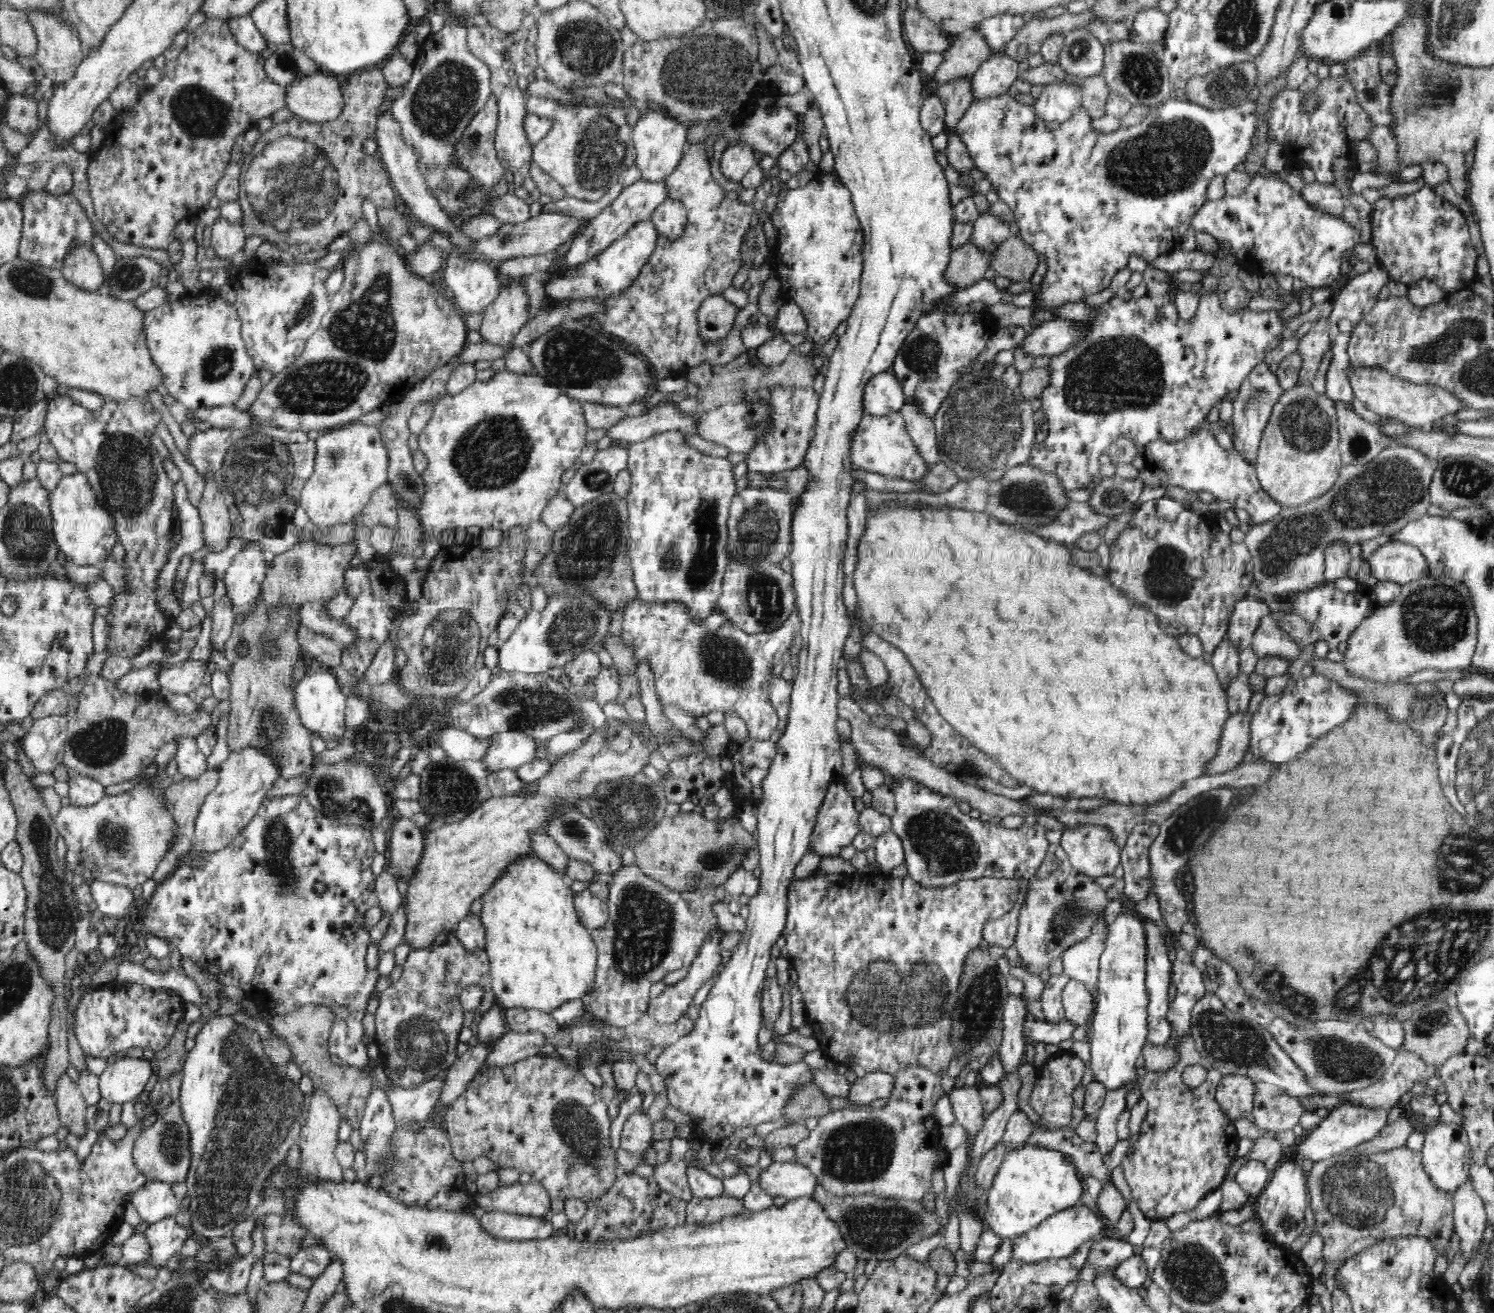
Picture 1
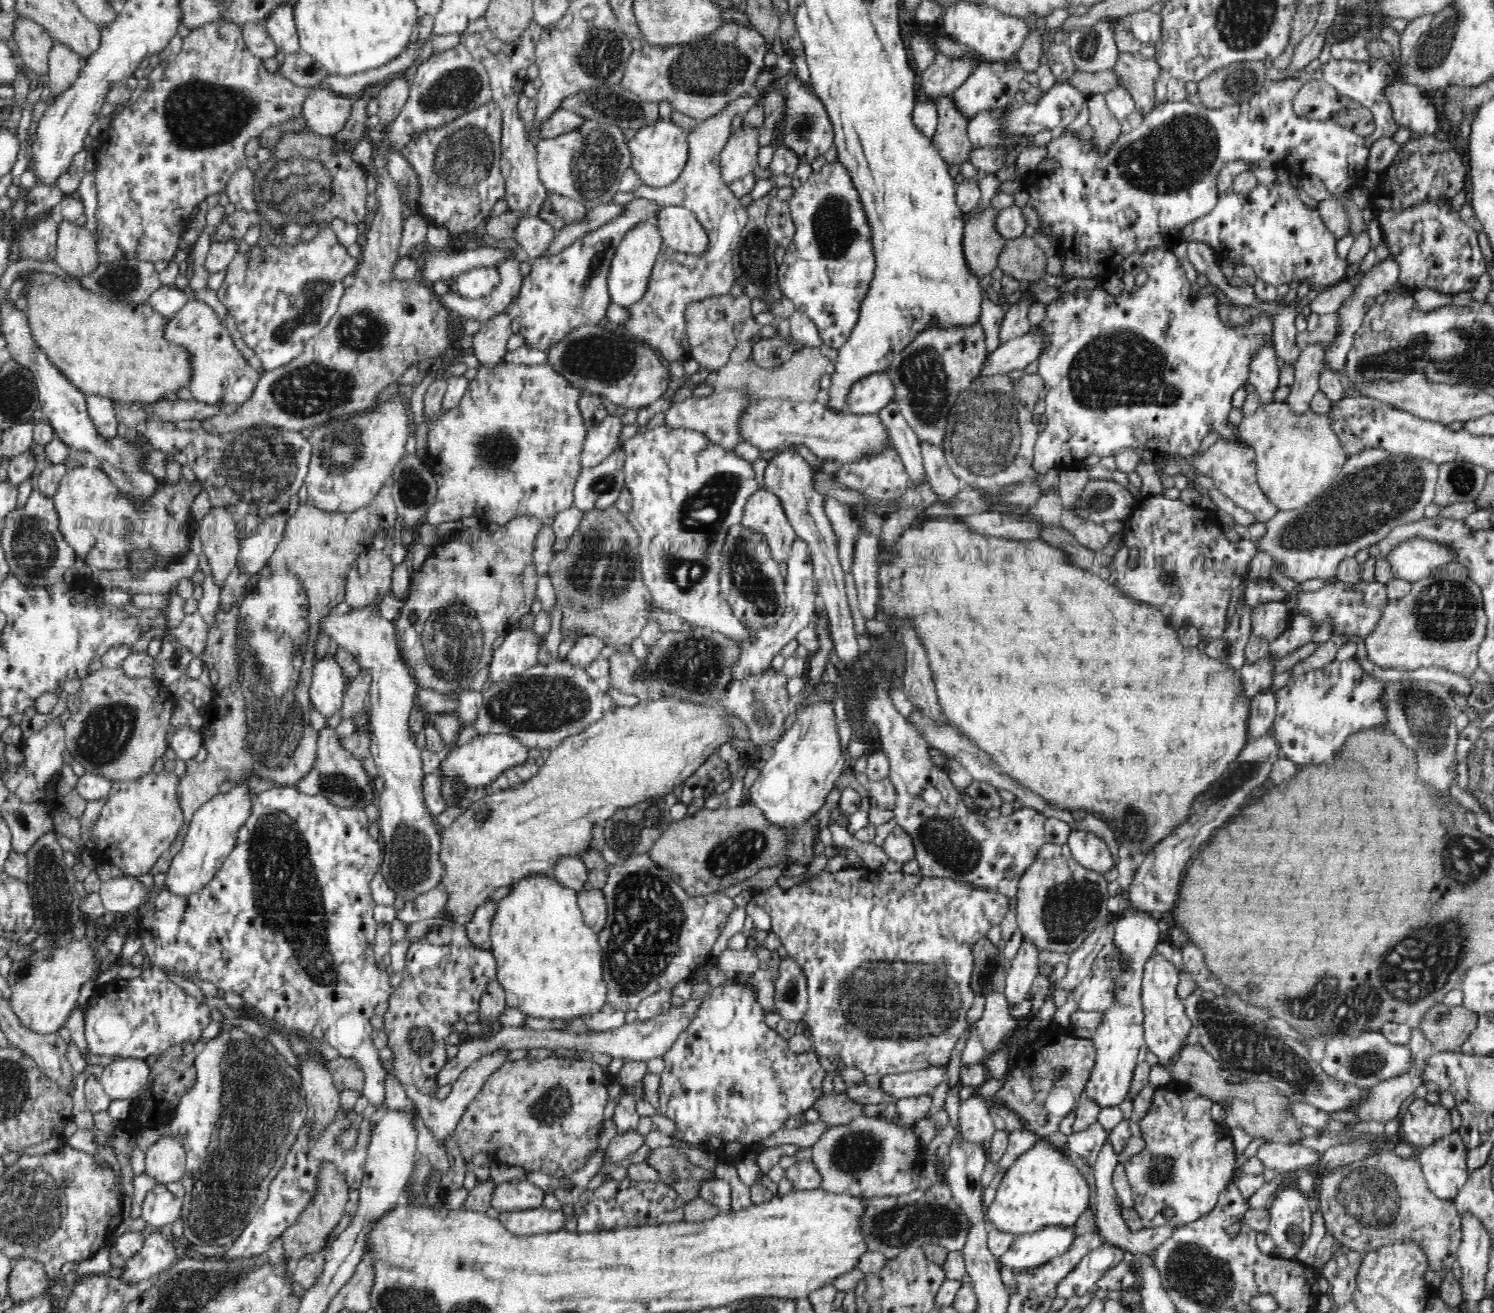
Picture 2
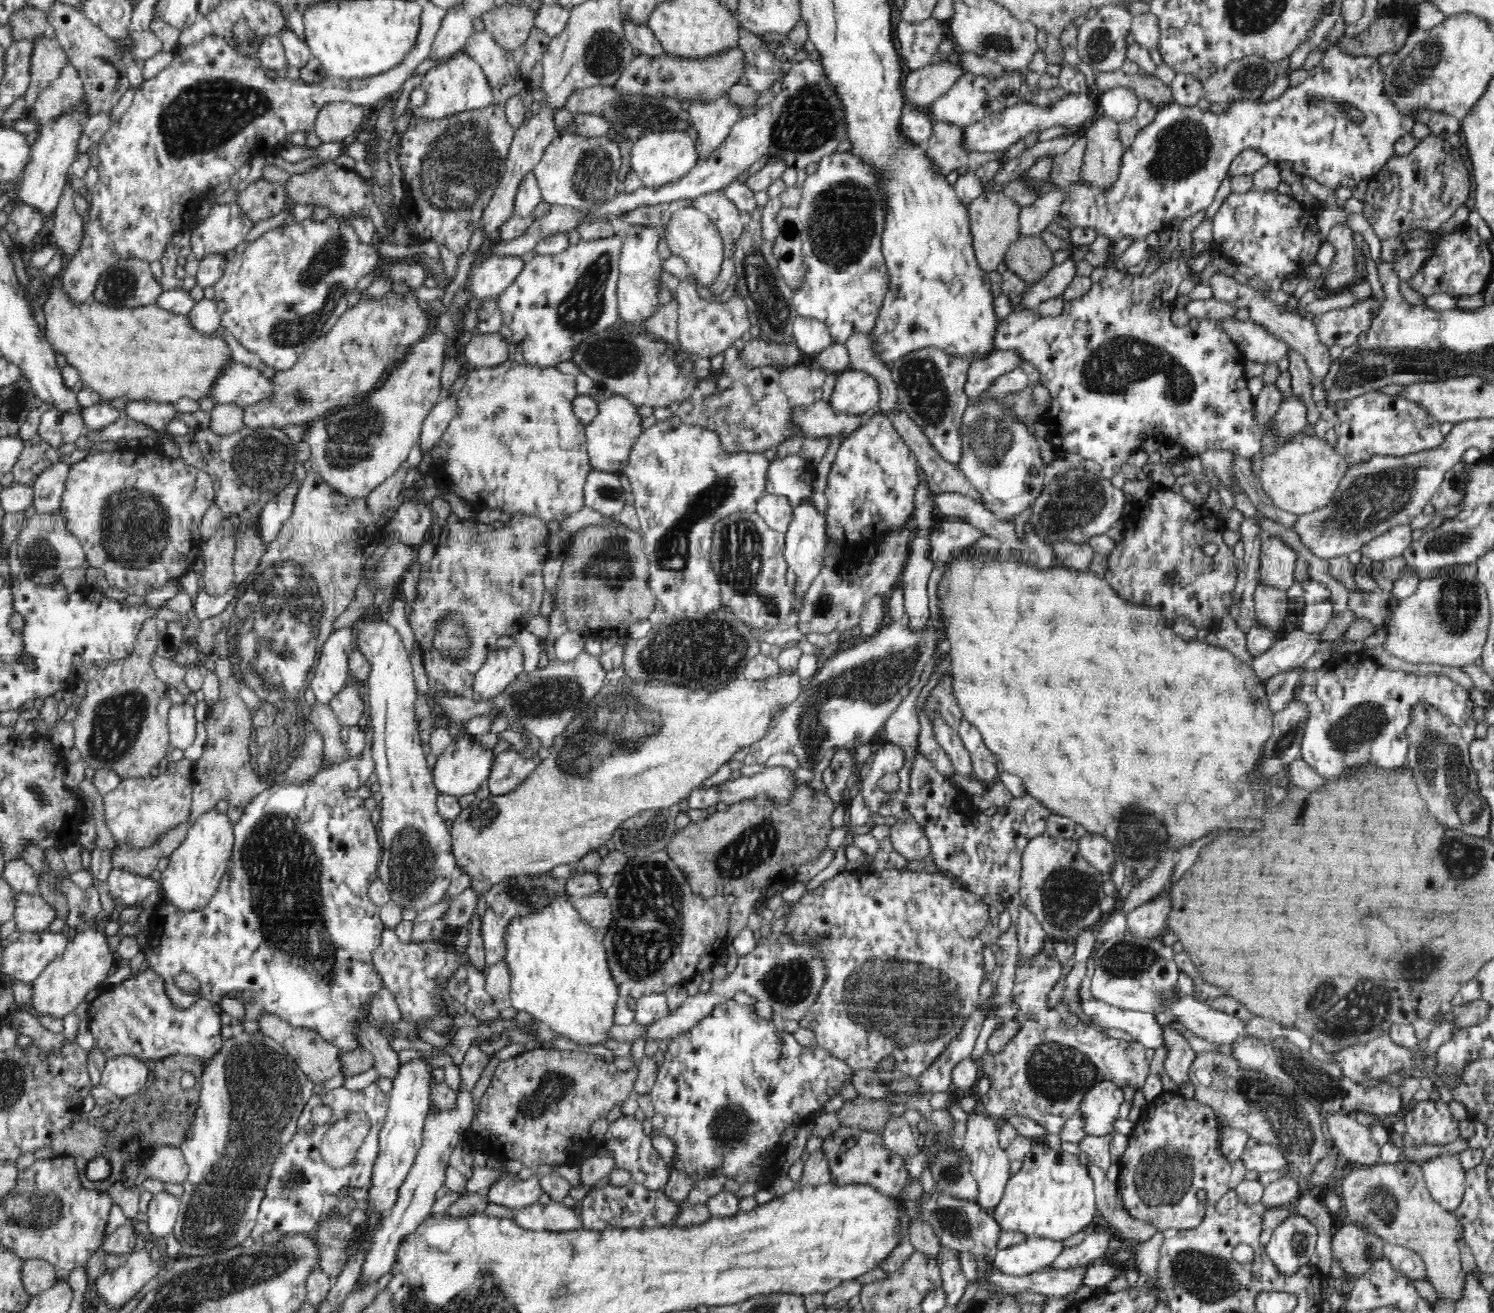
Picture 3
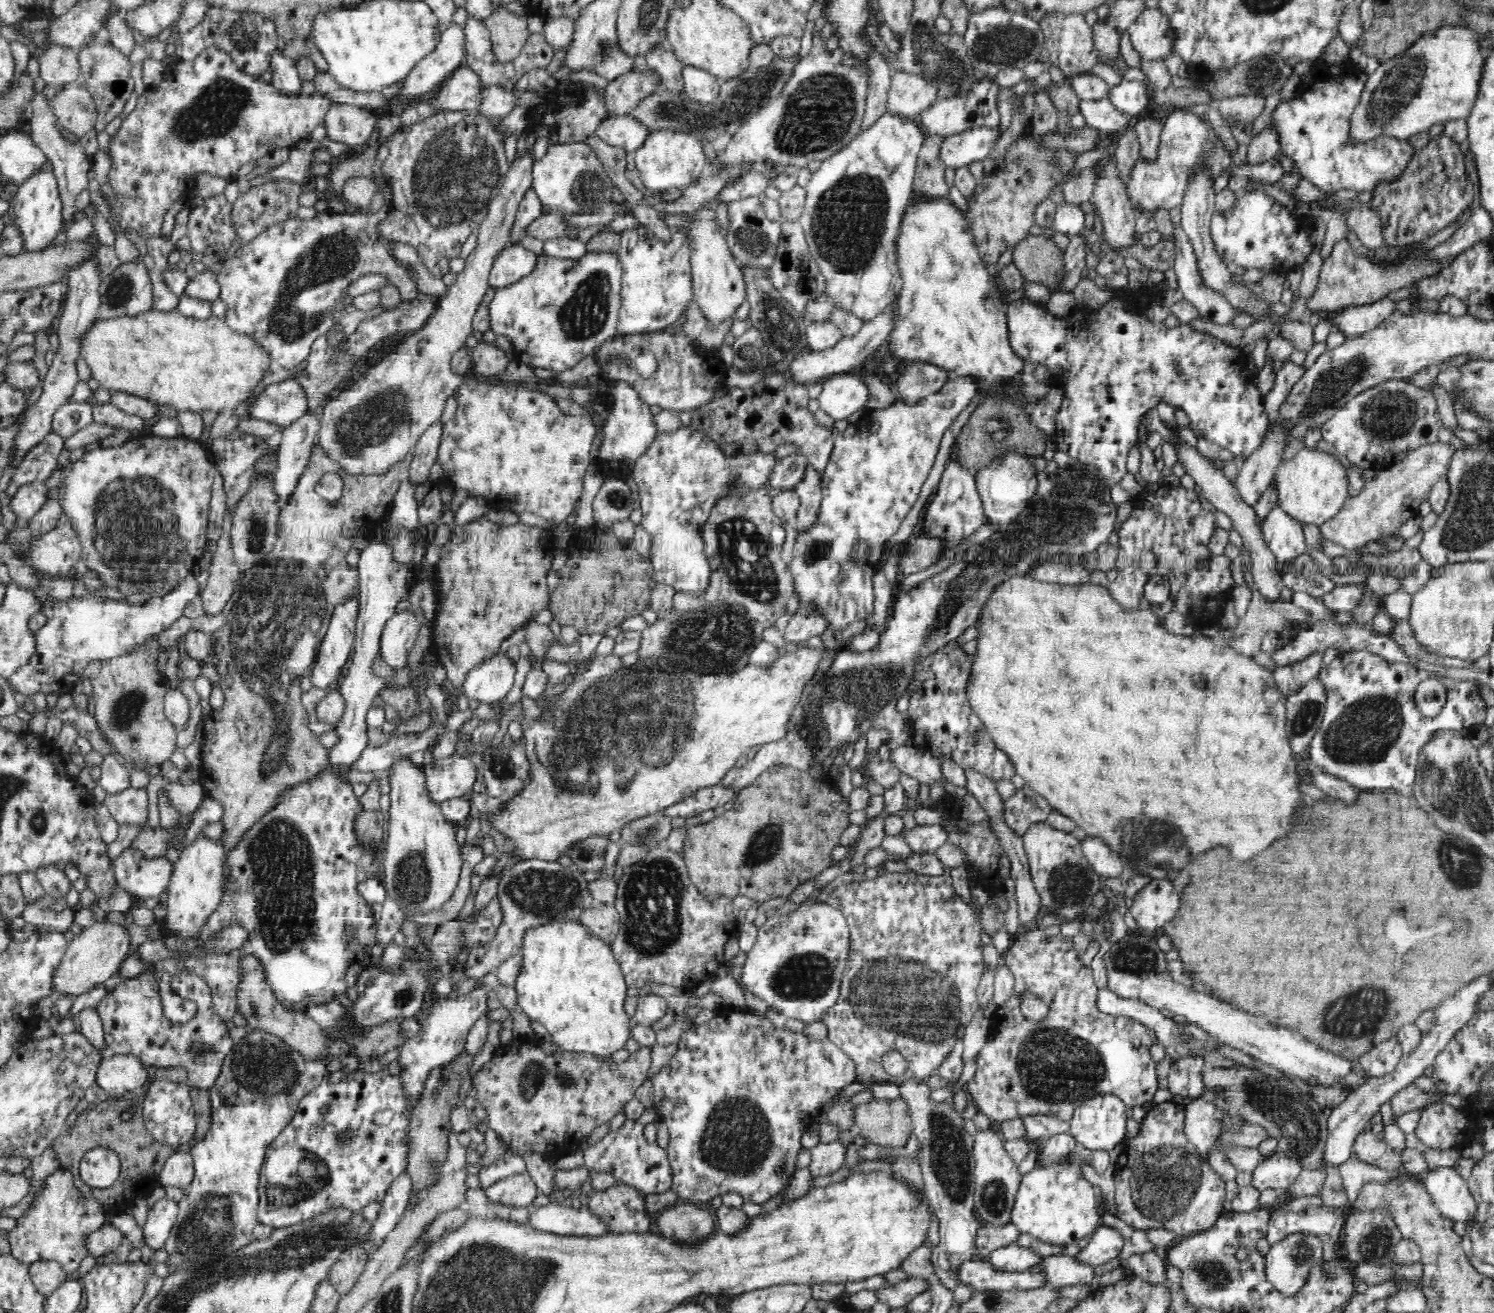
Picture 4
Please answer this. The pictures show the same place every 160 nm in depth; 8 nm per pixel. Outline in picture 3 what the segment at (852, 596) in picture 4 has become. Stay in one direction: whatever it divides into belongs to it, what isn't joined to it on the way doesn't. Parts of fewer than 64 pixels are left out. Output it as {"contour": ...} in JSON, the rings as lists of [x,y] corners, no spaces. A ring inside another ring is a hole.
{"contour":[[[994,350],[989,357],[972,361],[966,374],[964,394],[969,400],[978,398],[998,376],[1012,372],[1020,363],[1021,358],[1011,350]],[[884,413],[874,414],[864,426],[856,428],[854,432],[842,438],[841,446],[827,476],[826,514],[824,514],[825,542],[830,544],[834,542],[836,546],[834,558],[840,572],[856,570],[860,564],[868,565],[864,563],[868,544],[872,540],[880,540],[886,533],[896,530],[898,526],[907,522],[915,510],[916,494],[920,486],[919,467],[916,453],[906,445],[903,437]]]}

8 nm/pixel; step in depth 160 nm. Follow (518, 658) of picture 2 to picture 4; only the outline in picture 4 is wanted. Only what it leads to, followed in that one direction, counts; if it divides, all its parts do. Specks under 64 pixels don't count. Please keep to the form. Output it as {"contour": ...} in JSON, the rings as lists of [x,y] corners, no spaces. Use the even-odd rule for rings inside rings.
{"contour":[[[498,653],[474,666],[466,673],[462,682],[462,694],[468,700],[483,703],[494,703],[504,699],[514,682],[515,663],[507,654]]]}

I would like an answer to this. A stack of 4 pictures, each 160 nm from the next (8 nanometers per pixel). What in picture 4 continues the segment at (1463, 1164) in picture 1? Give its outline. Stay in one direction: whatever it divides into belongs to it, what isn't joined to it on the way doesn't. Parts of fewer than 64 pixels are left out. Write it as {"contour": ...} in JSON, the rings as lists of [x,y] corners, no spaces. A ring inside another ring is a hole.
{"contour":[[[1438,1168],[1421,1176],[1422,1183],[1443,1217],[1476,1226],[1478,1203],[1468,1183],[1453,1168]]]}

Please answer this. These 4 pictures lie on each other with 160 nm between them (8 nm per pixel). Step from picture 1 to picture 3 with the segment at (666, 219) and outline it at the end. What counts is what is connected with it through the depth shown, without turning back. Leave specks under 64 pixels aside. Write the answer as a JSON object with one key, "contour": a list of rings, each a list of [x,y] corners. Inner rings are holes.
{"contour":[[[696,207],[682,208],[672,214],[670,222],[664,228],[666,244],[670,250],[684,259],[689,266],[689,272],[694,276],[694,282],[700,288],[710,290],[722,274],[722,264],[725,257],[725,242],[710,215]]]}

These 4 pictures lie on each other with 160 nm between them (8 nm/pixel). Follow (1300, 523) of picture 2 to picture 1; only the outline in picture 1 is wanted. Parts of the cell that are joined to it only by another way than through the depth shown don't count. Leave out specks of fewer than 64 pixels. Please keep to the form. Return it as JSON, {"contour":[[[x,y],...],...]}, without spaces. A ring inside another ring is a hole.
{"contour":[[[1401,445],[1386,447],[1365,463],[1343,463],[1337,481],[1323,496],[1298,507],[1282,507],[1274,518],[1254,525],[1246,534],[1243,542],[1252,555],[1251,572],[1256,588],[1266,593],[1286,594],[1325,584],[1326,550],[1334,542],[1343,542],[1348,547],[1364,544],[1378,536],[1390,536],[1406,523],[1426,514],[1431,504],[1430,484],[1436,469],[1437,461]]]}

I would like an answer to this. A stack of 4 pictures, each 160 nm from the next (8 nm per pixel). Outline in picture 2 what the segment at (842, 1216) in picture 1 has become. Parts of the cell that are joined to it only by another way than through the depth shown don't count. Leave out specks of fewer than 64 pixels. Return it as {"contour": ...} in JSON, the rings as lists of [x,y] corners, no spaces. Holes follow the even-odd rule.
{"contour":[[[939,1180],[926,1190],[918,1187],[907,1195],[874,1197],[866,1199],[866,1203],[868,1208],[862,1218],[866,1243],[870,1250],[884,1253],[887,1259],[896,1258],[907,1248],[921,1247],[924,1243],[944,1247],[947,1251],[962,1251],[968,1242],[972,1221],[954,1201],[949,1183]]]}

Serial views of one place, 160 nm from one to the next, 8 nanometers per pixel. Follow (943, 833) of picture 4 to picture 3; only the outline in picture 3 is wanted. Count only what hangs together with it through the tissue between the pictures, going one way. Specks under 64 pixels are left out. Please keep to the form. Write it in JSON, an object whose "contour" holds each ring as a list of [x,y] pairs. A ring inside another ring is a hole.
{"contour":[[[914,820],[900,821],[891,826],[891,844],[908,861],[923,860],[931,854],[931,843],[924,827]]]}

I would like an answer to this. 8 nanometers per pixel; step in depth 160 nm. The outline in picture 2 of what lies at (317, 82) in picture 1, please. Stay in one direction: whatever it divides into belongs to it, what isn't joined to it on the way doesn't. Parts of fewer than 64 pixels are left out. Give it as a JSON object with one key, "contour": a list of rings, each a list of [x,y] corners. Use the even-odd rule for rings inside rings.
{"contour":[[[314,88],[305,102],[303,116],[309,129],[328,138],[344,130],[352,110],[353,100]]]}

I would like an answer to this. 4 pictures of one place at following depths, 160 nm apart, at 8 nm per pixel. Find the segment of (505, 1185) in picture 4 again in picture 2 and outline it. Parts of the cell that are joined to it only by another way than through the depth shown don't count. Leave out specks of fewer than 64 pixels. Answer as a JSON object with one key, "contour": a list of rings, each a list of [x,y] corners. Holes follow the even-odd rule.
{"contour":[[[525,1177],[512,1179],[495,1185],[491,1205],[500,1211],[510,1212],[533,1209],[543,1205],[544,1196],[545,1192]]]}

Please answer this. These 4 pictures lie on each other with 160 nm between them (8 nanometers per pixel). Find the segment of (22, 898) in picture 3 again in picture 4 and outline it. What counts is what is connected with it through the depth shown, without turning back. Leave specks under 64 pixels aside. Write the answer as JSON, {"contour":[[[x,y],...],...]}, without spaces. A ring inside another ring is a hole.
{"contour":[[[47,895],[38,898],[37,902],[30,904],[23,913],[26,923],[36,927],[36,931],[53,931],[64,933],[70,929],[74,922],[75,911],[64,908],[62,912],[56,912],[51,898]]]}

